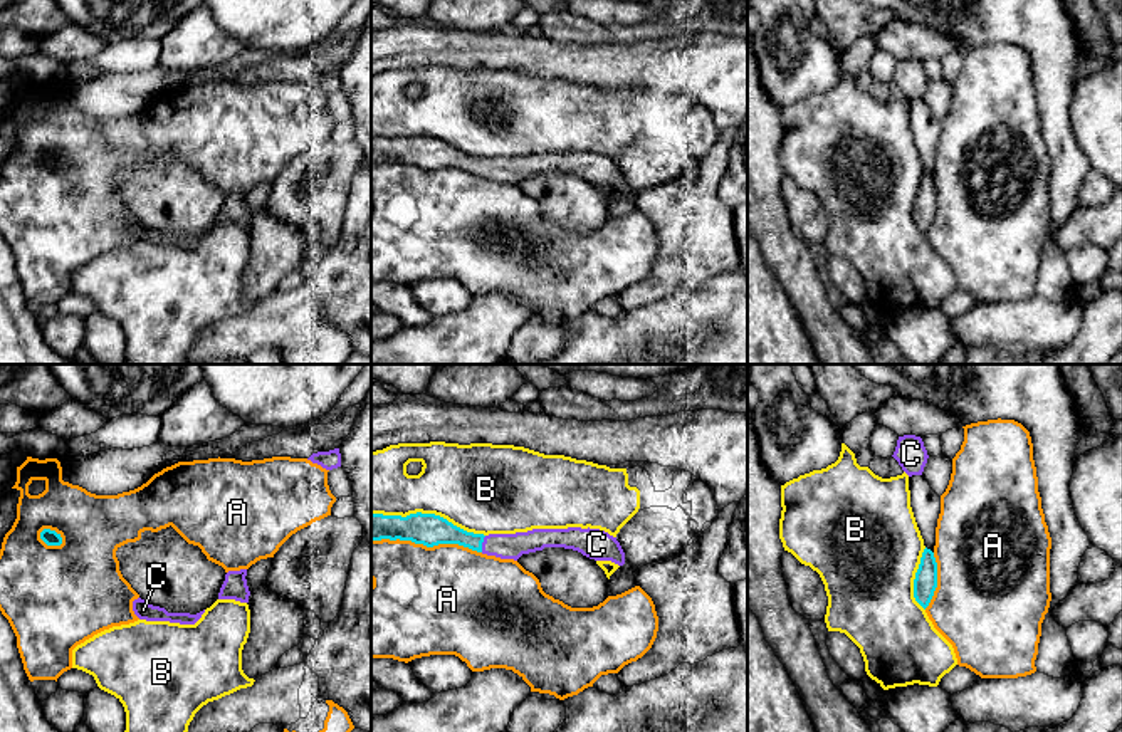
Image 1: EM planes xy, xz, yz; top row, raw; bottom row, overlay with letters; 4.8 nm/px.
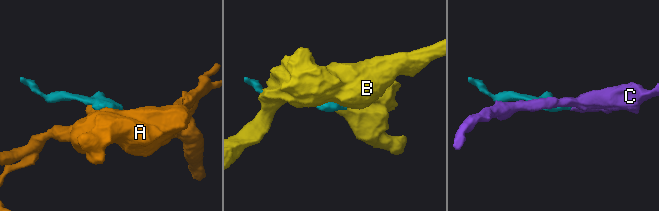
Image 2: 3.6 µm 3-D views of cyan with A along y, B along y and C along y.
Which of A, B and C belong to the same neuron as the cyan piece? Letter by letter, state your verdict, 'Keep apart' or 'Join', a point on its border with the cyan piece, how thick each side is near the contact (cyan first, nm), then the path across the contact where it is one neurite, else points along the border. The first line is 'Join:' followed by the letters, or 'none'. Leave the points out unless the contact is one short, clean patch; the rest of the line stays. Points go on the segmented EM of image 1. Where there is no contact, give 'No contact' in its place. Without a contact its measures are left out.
Join: C
A: Keep apart. Touches cyan at xz (427, 546). Thickness 160 nm (cyan) against 500 nm
B: Keep apart. Touches cyan at xz (429, 514). Thickness 160 nm (cyan) against 400 nm
C: Join. Touches cyan at xz (481, 544). Thickness 150 nm (cyan) against 130 nm. Path across: xz (432, 529), (481, 544), (506, 546)

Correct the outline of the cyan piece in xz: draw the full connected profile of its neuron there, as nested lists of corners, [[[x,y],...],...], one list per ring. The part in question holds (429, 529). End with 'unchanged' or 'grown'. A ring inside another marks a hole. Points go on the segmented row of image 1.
[[[371,514],[371,541],[412,541],[433,547],[438,544],[459,544],[472,551],[517,561],[522,554],[544,547],[564,547],[581,552],[595,561],[625,564],[625,552],[616,541],[600,529],[532,529],[516,534],[474,534],[435,514],[383,515]]] | grown

